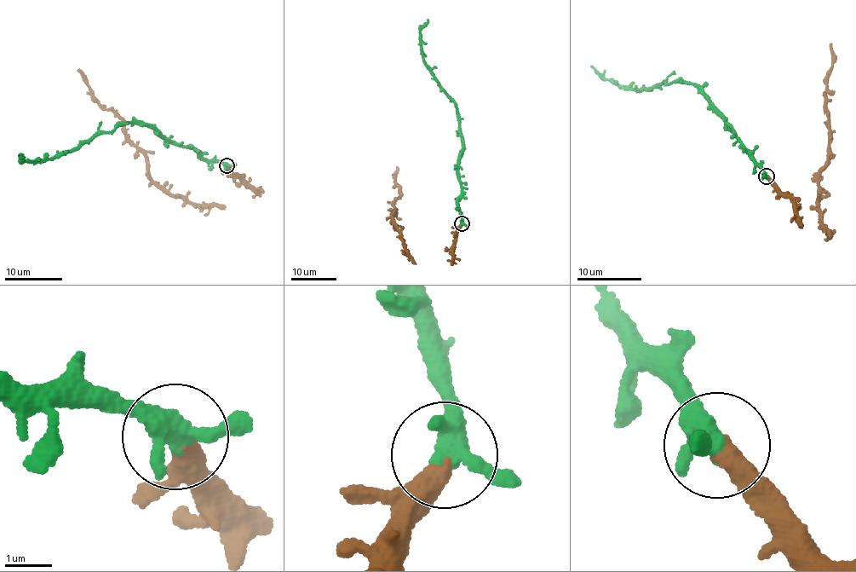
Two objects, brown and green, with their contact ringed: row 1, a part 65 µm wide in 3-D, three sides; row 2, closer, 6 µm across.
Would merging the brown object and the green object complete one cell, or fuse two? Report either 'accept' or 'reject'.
accept

